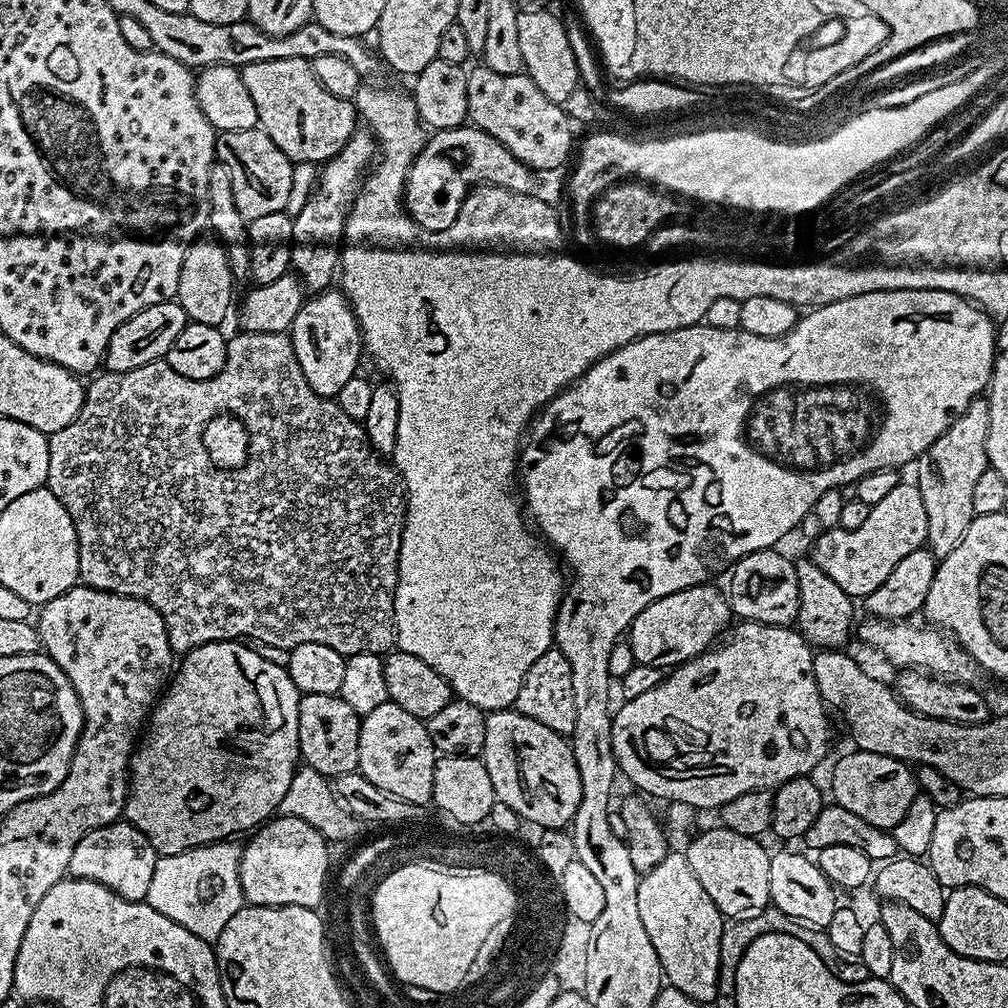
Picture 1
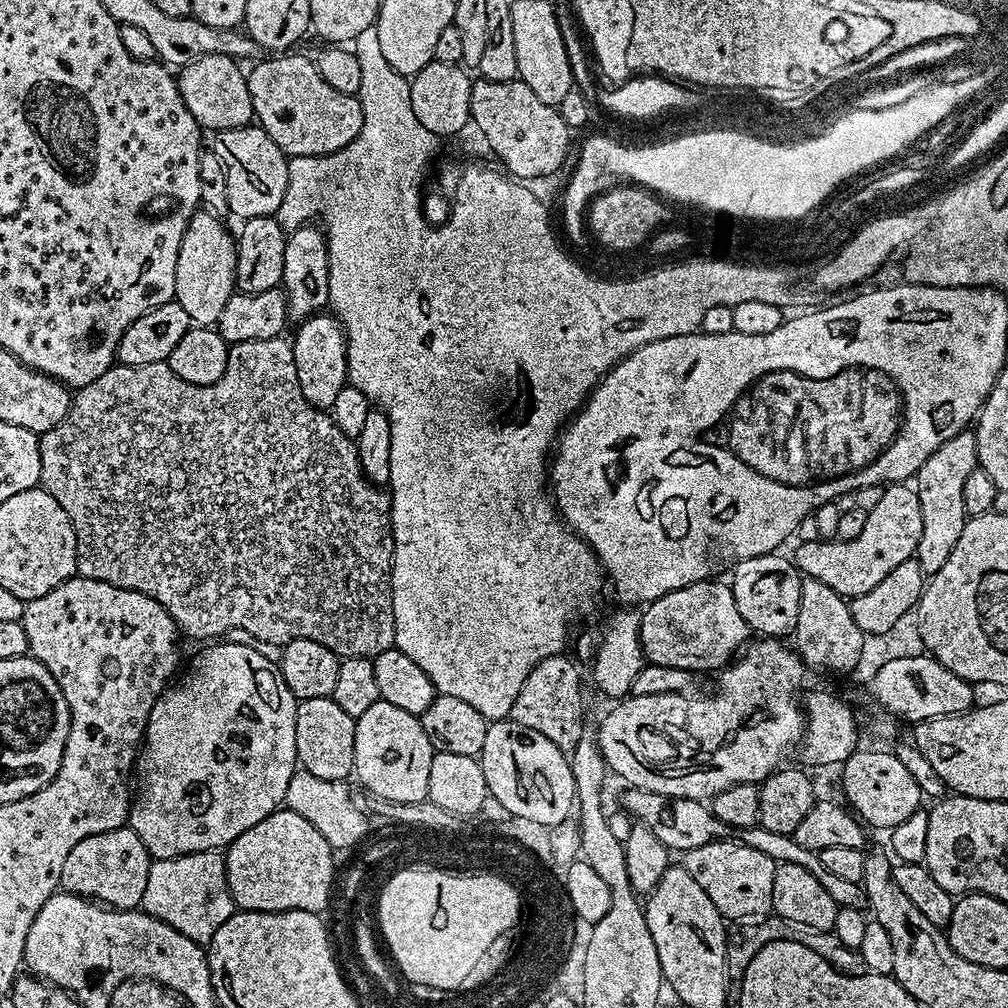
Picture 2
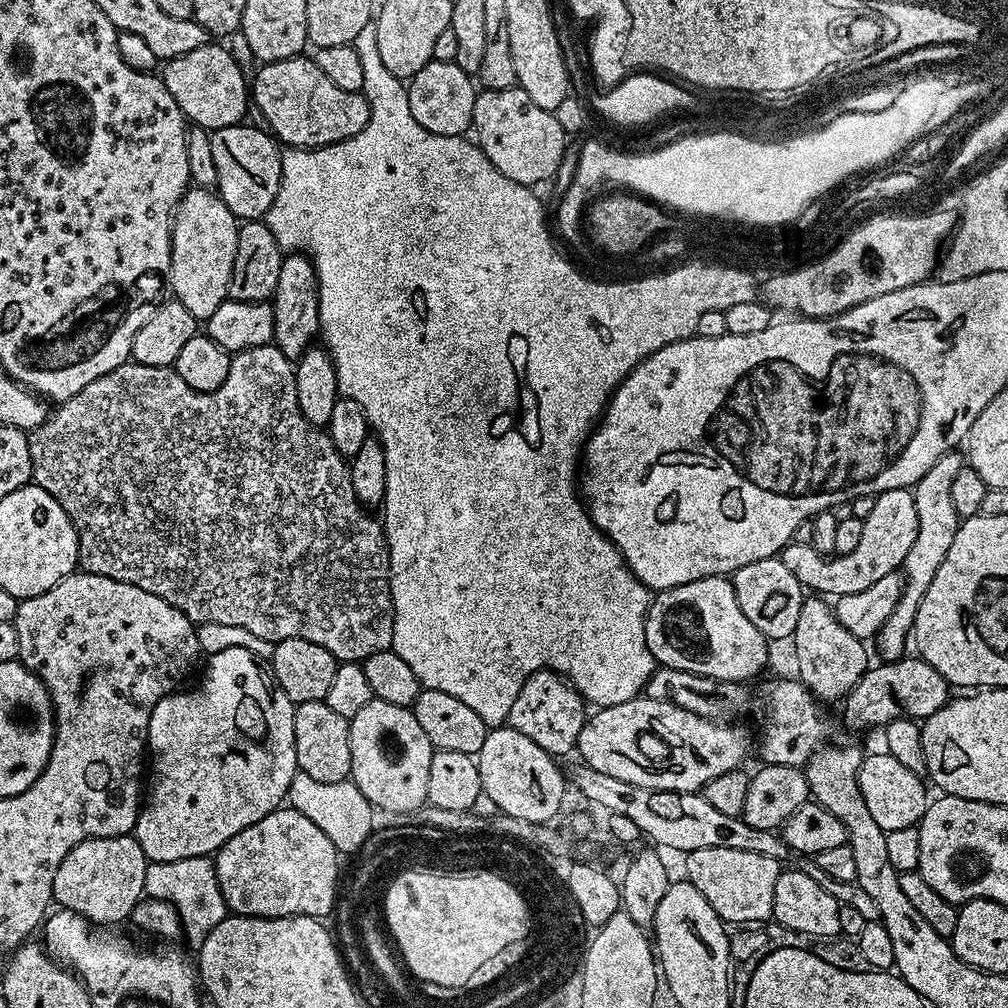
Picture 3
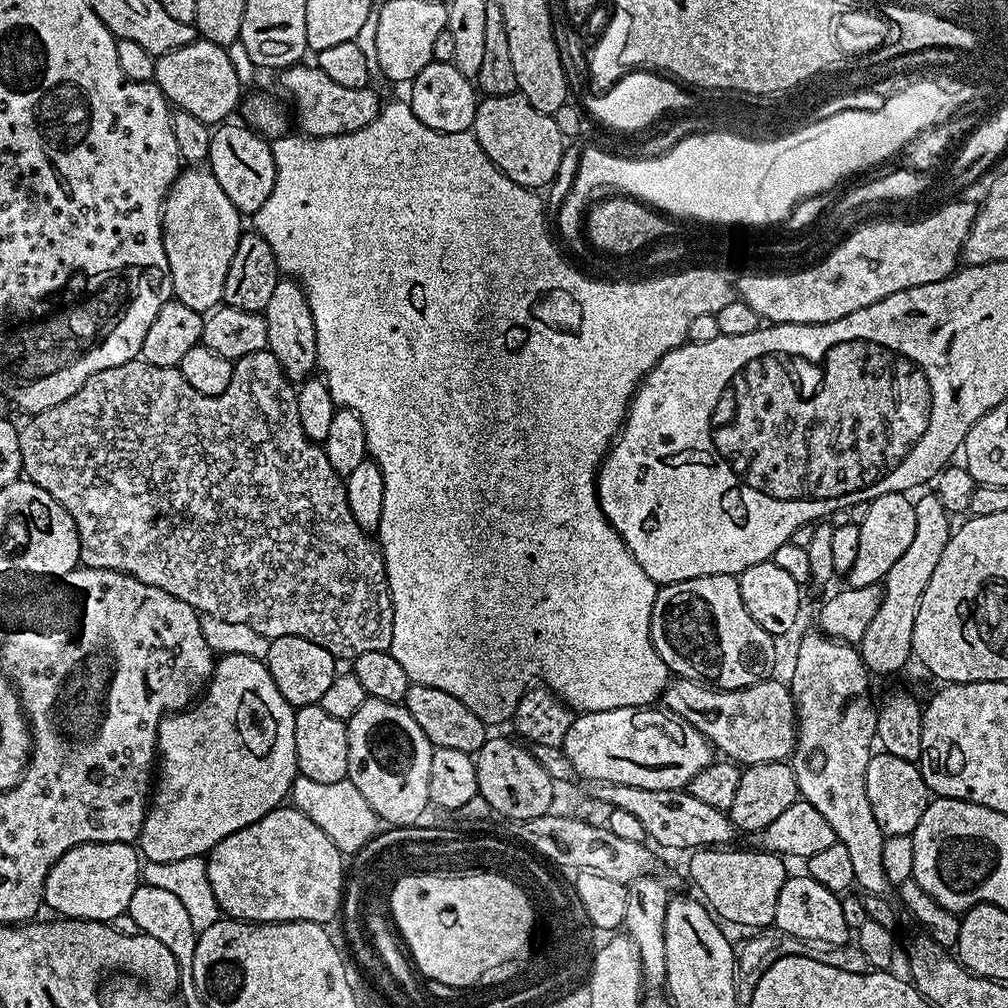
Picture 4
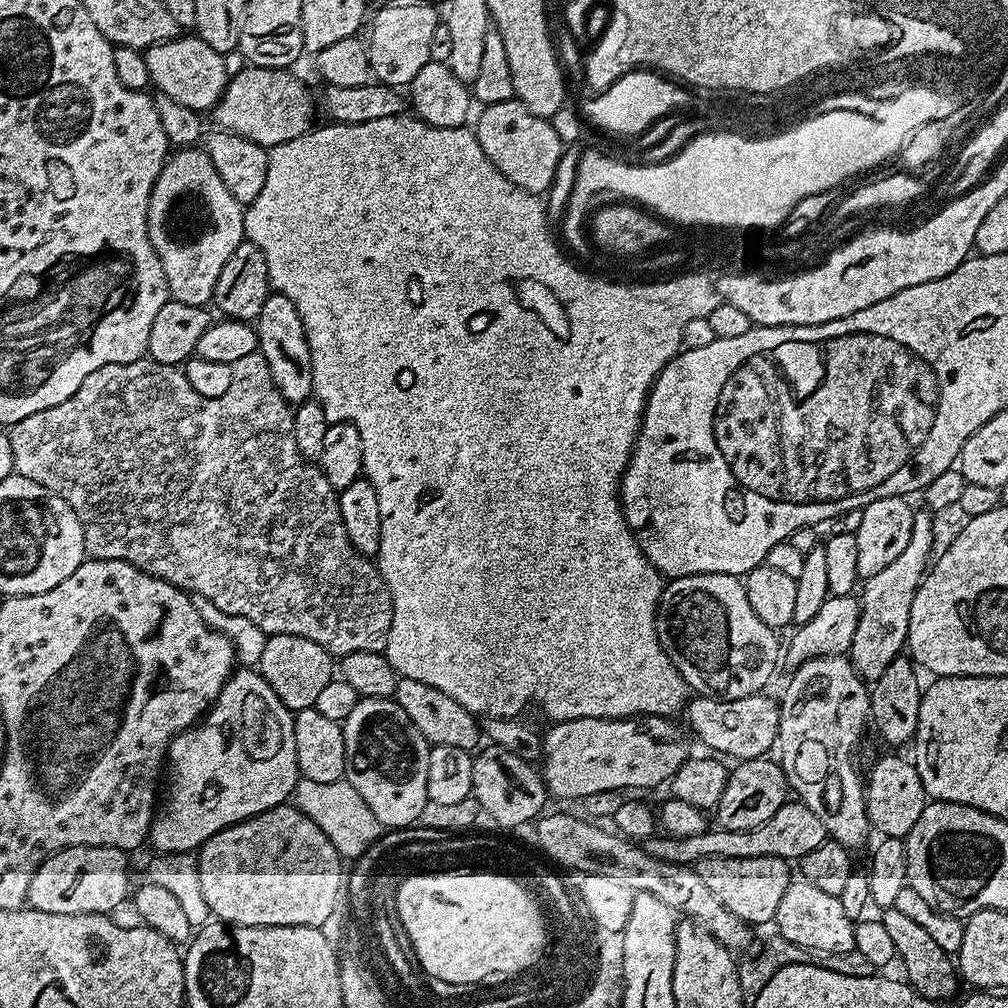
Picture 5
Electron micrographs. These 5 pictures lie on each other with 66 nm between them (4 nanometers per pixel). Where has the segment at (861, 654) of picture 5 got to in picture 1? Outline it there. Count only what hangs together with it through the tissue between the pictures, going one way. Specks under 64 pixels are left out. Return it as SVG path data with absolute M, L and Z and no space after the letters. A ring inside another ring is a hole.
M977 398L961 416L948 427L946 434L927 448L915 461L914 483L922 494L922 506L926 506L926 530L928 551L943 558L962 542L966 530L973 522L974 486L978 477L989 468L986 454L986 434L990 430L990 414L987 399Z

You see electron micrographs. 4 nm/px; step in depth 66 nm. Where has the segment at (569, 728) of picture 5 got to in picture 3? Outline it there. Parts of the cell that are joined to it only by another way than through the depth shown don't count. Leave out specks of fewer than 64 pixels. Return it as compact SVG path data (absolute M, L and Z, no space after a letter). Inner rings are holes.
M637 698L618 706L601 708L587 717L575 751L579 759L602 774L622 778L643 788L657 788L660 792L700 792L718 774L737 771L748 756L748 732L735 728L735 723L717 722L682 709L681 706L664 701Z

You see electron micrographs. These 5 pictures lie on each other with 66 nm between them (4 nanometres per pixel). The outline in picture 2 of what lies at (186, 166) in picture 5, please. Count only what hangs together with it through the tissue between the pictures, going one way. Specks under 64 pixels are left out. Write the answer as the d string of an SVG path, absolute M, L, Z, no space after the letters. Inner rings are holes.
M198 210L190 218L182 246L178 250L178 266L174 278L175 303L186 310L196 326L214 326L226 302L236 288L236 242L233 233L224 229L219 215Z

